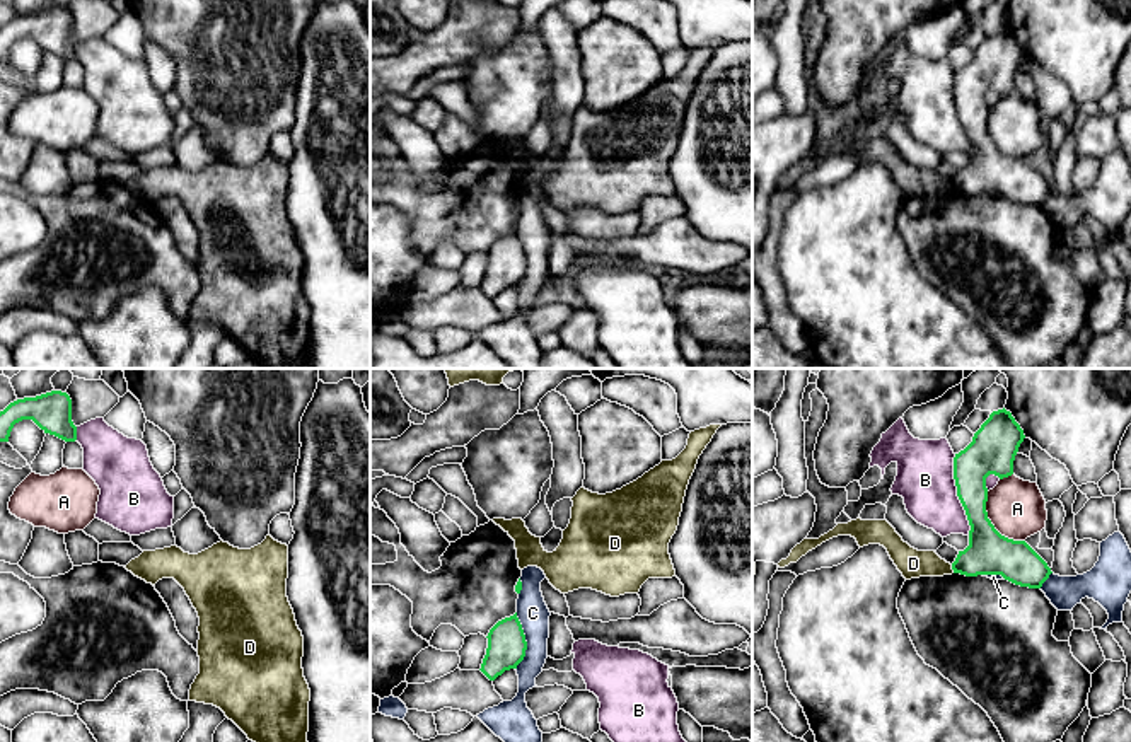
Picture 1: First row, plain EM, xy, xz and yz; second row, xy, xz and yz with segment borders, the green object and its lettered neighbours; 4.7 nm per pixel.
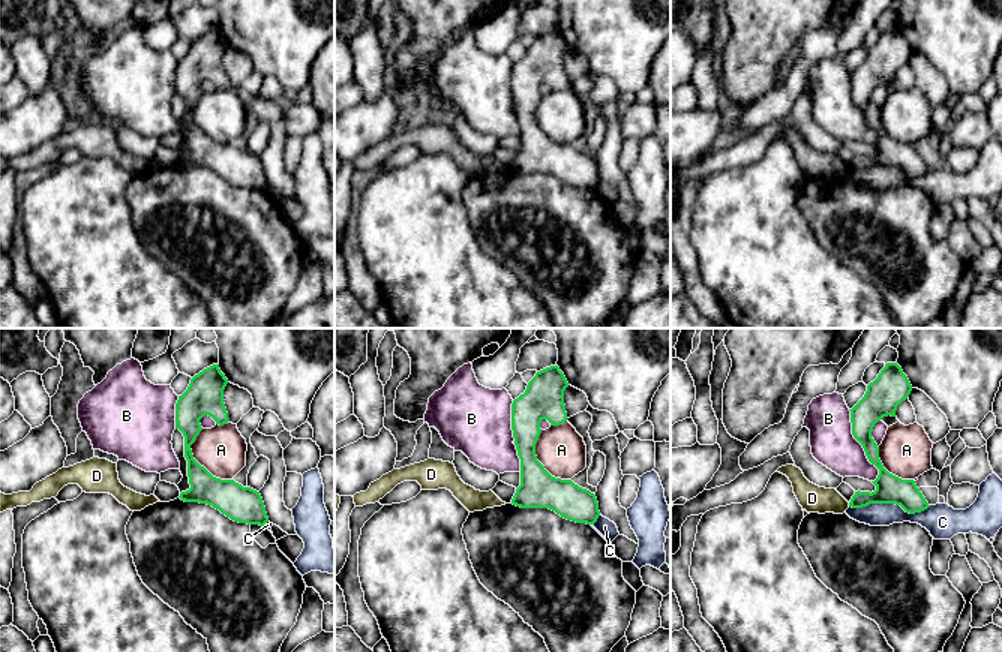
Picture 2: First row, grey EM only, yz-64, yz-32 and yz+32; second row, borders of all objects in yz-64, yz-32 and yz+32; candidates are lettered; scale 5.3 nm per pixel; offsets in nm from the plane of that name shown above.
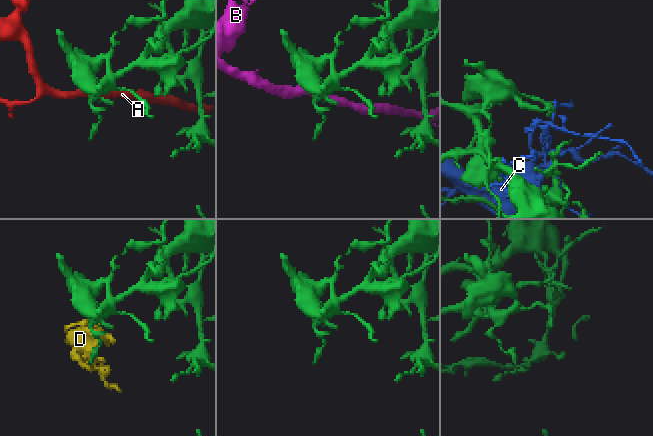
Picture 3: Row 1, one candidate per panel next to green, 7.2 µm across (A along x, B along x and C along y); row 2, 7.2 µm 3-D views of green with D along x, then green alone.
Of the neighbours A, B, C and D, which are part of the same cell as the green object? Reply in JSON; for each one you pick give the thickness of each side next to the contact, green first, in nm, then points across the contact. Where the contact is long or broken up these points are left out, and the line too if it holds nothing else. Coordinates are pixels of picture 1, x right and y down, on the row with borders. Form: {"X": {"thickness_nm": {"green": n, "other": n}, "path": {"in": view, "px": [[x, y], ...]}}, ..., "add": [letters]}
{"add": []}

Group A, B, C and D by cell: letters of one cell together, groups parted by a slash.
A / B / C / D

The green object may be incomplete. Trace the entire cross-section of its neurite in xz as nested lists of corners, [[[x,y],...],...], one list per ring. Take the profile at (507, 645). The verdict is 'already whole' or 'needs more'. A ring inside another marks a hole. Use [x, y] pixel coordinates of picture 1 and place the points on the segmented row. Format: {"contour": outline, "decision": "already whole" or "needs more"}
{"contour": [[[517,612],[498,621],[486,638],[488,648],[479,670],[490,681],[495,681],[505,670],[517,669],[524,660],[527,641]]], "decision": "already whole"}

